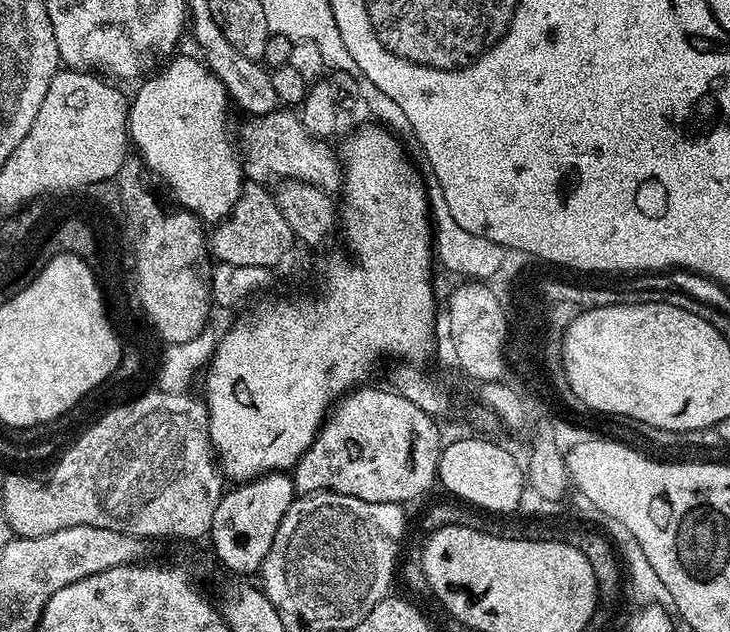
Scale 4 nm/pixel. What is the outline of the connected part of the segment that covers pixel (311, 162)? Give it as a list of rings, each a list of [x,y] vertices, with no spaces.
[[[279,108],[268,114],[255,115],[243,126],[240,136],[240,152],[242,155],[243,175],[255,184],[265,186],[271,185],[270,182],[285,179],[304,180],[309,184],[318,185],[319,188],[327,192],[334,192],[341,187],[343,181],[343,171],[339,157],[334,156],[333,152],[326,148],[327,143],[313,136],[306,128],[303,117],[297,111],[290,108]]]

